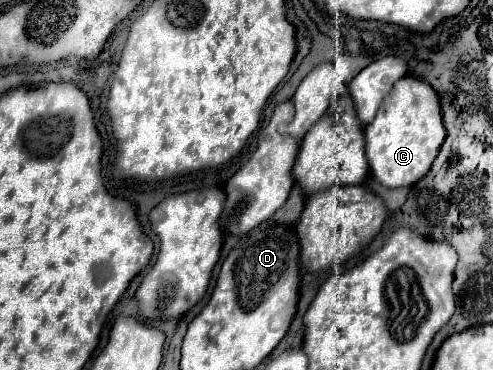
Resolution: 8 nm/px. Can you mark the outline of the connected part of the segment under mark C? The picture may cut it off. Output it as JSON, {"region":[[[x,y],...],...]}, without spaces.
{"region":[[[405,76],[391,88],[375,120],[365,126],[365,156],[373,178],[387,188],[413,186],[431,168],[445,140],[441,104],[427,82]]]}

